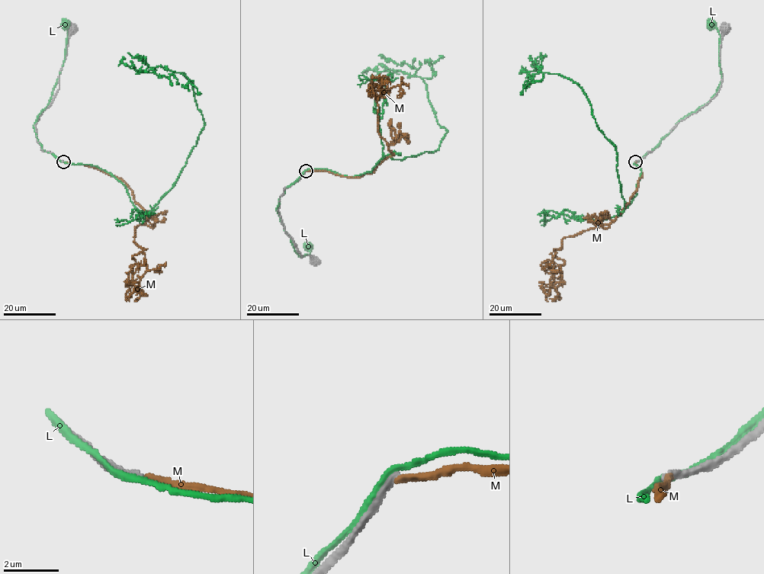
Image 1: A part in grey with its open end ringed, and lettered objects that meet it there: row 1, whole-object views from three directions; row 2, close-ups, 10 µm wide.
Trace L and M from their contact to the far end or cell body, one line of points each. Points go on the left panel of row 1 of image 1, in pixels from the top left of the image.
L: (62, 161), (42, 149), (33, 124), (47, 105), (57, 81), (63, 62), (65, 25)
M: (62, 161), (119, 177), (150, 214), (134, 230), (134, 242), (145, 249), (133, 257), (126, 300)

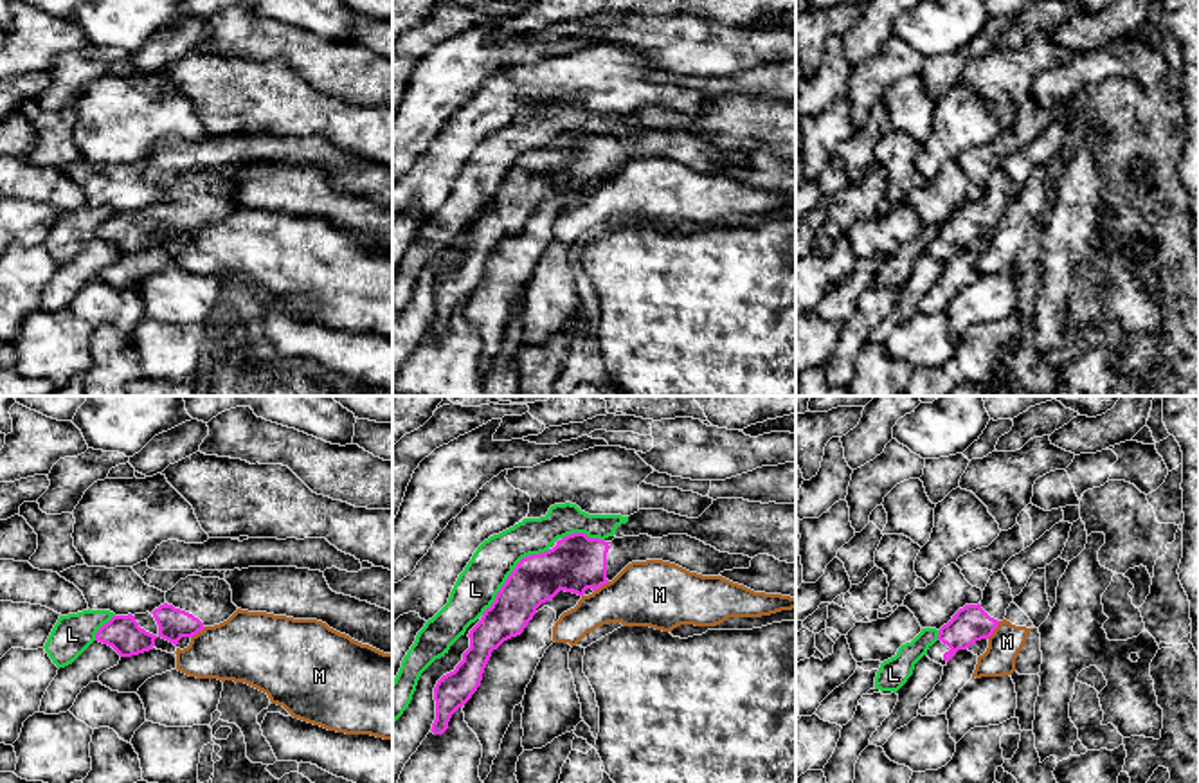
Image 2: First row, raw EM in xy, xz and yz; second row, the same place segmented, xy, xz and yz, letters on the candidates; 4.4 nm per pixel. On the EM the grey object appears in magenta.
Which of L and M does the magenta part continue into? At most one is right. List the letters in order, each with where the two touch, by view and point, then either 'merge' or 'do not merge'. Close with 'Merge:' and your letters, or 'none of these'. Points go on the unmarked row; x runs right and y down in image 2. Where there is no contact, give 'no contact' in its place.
L: contact xz (512, 170); do not merge
M: contact yz (994, 225); do not merge
Merge: none of these

